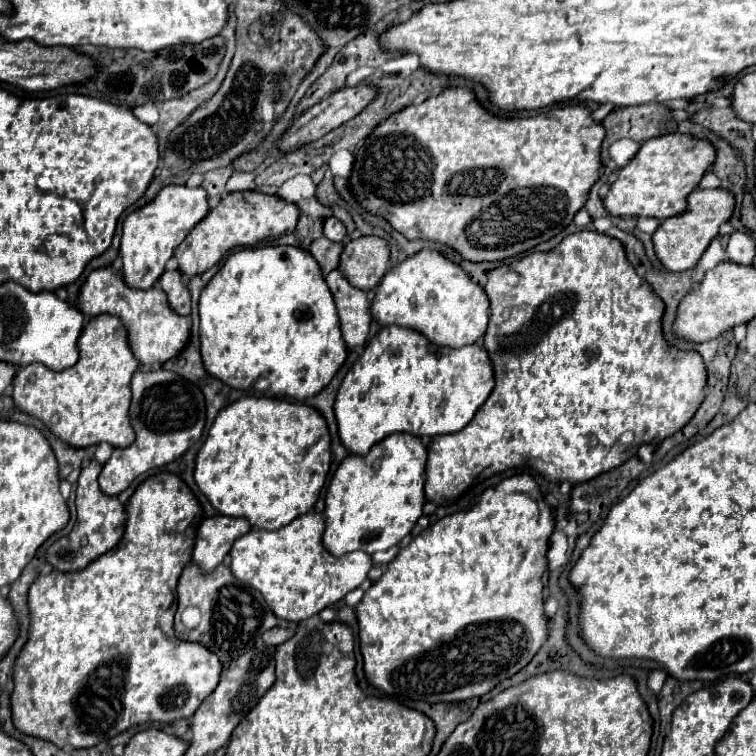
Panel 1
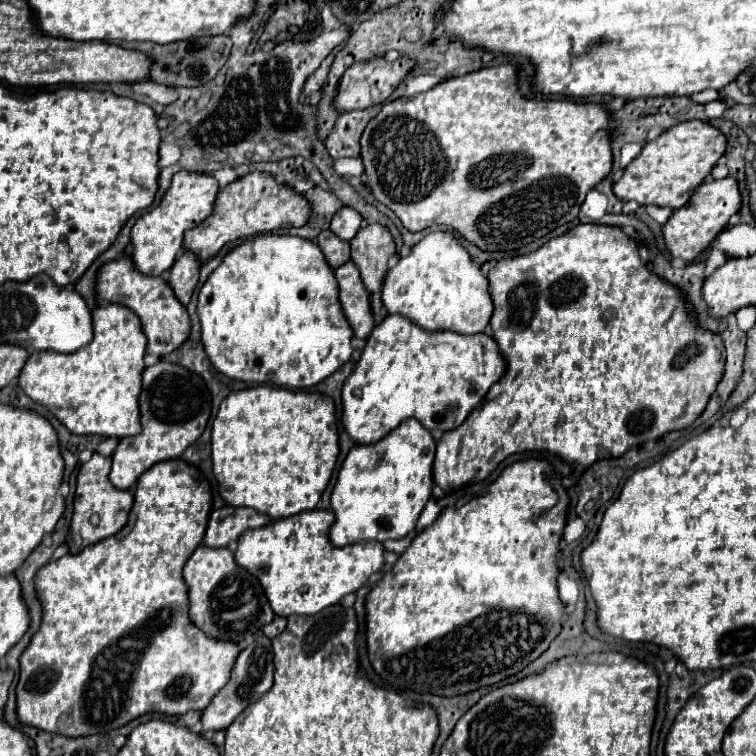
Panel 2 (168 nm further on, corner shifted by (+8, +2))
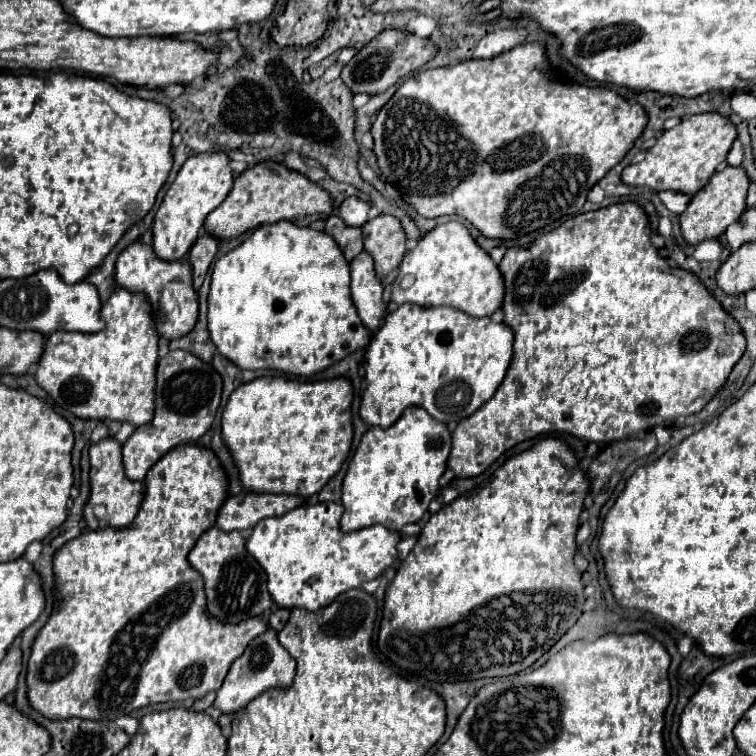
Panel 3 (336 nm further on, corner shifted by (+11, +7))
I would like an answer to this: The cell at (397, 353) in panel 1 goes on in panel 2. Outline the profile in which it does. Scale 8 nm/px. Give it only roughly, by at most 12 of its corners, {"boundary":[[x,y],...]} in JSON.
{"boundary":[[388,315],[344,383],[376,443],[408,417],[456,429],[506,371],[486,333]]}

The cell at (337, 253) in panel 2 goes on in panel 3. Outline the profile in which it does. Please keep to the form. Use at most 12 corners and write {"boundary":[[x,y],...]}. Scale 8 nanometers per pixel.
{"boundary":[[339,216],[325,220],[325,232],[353,260],[363,250],[361,228],[345,226]]}

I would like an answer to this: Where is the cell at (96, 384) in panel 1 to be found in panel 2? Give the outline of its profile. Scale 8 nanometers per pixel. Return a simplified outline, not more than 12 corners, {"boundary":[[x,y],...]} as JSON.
{"boundary":[[122,303],[76,353],[34,351],[24,393],[72,433],[142,431],[146,335]]}

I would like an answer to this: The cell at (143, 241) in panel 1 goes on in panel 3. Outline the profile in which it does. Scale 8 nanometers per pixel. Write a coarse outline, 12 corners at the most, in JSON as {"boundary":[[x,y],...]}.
{"boundary":[[227,154],[185,160],[153,218],[157,258],[183,260],[229,194]]}

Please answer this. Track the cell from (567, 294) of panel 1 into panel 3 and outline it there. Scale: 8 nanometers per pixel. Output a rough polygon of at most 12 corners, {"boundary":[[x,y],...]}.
{"boundary":[[613,204],[509,248],[483,474],[699,412],[745,338]]}

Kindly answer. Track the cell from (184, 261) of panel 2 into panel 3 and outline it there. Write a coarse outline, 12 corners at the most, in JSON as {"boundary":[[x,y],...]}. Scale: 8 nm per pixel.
{"boundary":[[201,234],[187,254],[193,288],[199,290],[215,258],[217,242]]}

